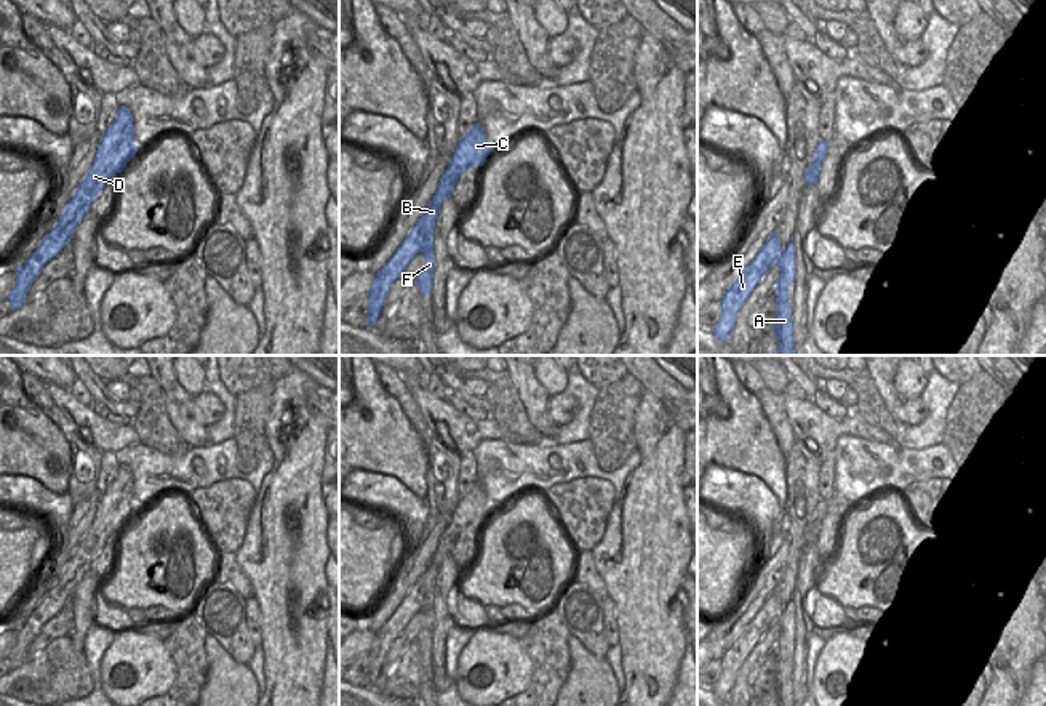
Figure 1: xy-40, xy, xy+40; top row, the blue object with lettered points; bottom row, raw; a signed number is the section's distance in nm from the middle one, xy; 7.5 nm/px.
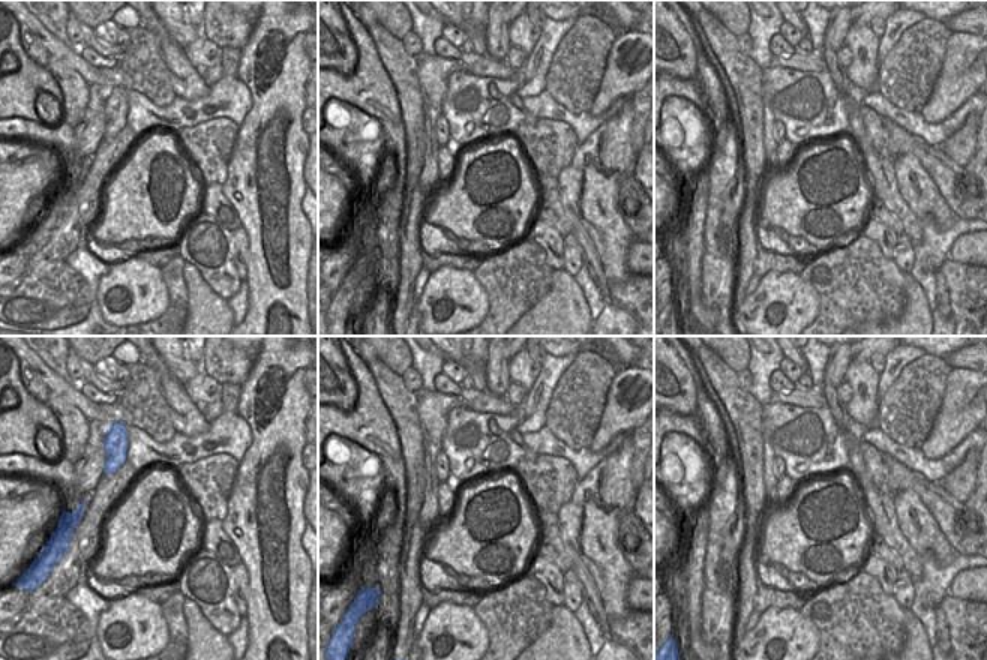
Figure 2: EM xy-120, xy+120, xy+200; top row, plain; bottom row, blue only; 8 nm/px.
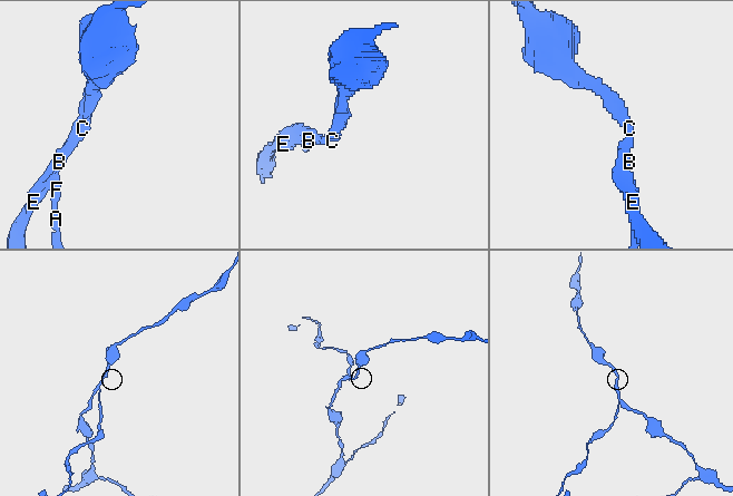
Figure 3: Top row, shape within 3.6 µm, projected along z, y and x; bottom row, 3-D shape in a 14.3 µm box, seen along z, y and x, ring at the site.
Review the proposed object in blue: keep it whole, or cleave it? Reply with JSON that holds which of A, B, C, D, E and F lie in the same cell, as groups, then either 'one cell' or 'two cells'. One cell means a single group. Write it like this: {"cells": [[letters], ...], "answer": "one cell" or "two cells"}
{"cells": [["A", "F"], ["B", "C", "D", "E"]], "answer": "two cells"}

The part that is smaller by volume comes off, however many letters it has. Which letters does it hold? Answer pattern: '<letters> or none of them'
A, F

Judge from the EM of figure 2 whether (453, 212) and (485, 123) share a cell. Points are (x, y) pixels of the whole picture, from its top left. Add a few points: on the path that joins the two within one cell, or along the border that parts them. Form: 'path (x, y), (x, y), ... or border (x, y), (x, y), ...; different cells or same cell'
border (510, 132), (479, 140), (462, 149); different cells

